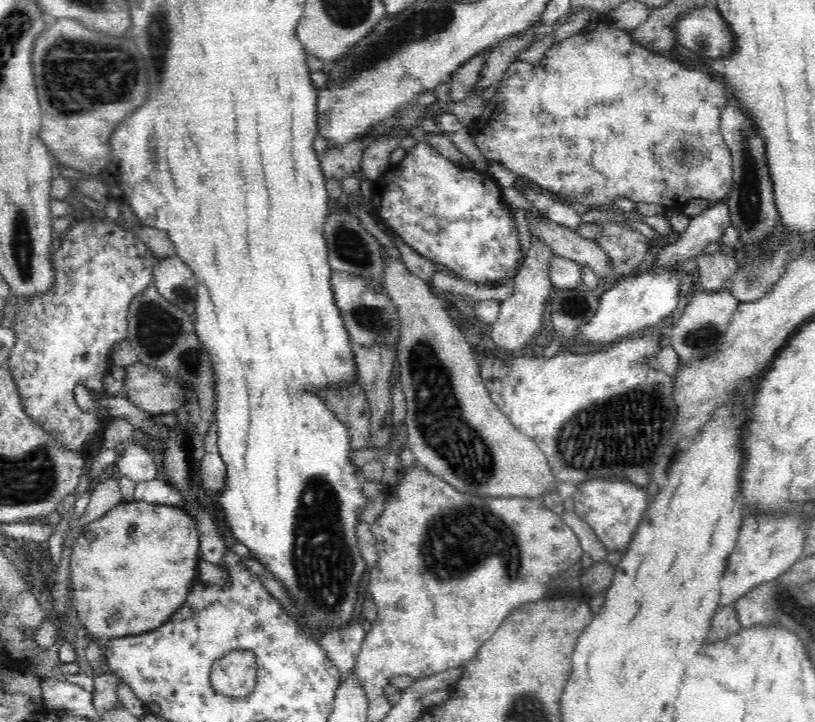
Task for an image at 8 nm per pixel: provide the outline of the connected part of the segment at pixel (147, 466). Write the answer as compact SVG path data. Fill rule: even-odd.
M132 442L118 456L116 466L120 476L132 482L146 482L156 479L157 476L156 465L147 449Z

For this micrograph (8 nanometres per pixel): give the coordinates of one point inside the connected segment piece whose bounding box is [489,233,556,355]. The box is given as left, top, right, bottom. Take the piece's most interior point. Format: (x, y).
(520, 317)

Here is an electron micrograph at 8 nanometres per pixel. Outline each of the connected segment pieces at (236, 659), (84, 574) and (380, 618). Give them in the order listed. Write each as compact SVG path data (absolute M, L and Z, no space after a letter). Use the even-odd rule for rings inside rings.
M232 650L210 668L212 686L222 695L249 695L255 683L255 656L252 650Z
M123 501L113 506L101 516L98 520L91 522L86 526L86 532L76 538L72 546L70 557L70 586L72 586L72 606L73 614L77 614L80 622L86 628L90 637L102 642L113 639L114 637L123 637L134 635L136 633L147 633L158 628L182 603L185 599L189 584L198 577L198 533L194 528L194 523L189 518L185 507L174 508L170 506L155 505L143 501Z
M418 461L412 468L404 470L402 478L395 485L387 480L382 491L384 498L388 498L388 501L384 504L382 514L369 526L371 535L374 537L375 550L377 550L377 561L368 570L368 586L370 586L368 590L372 594L374 604L378 607L378 612L376 612L376 620L374 620L372 628L365 634L354 666L366 687L368 700L382 695L382 688L389 684L389 680L393 676L409 676L416 683L450 668L462 668L478 654L480 646L486 640L490 640L490 636L496 632L496 628L503 621L502 616L506 616L506 612L510 612L510 608L516 608L518 604L534 602L534 600L542 598L544 590L546 590L546 578L550 576L554 579L564 575L564 571L580 562L584 553L572 529L560 516L546 508L542 497L493 497L458 491L446 479L434 475L430 469L426 468L426 465L422 465Z

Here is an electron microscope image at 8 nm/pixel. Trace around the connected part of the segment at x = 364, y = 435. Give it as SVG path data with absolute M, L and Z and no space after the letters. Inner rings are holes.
M354 374L353 381L349 383L326 385L318 389L315 396L343 424L343 428L346 428L351 450L367 448L370 442L371 410L359 374Z

